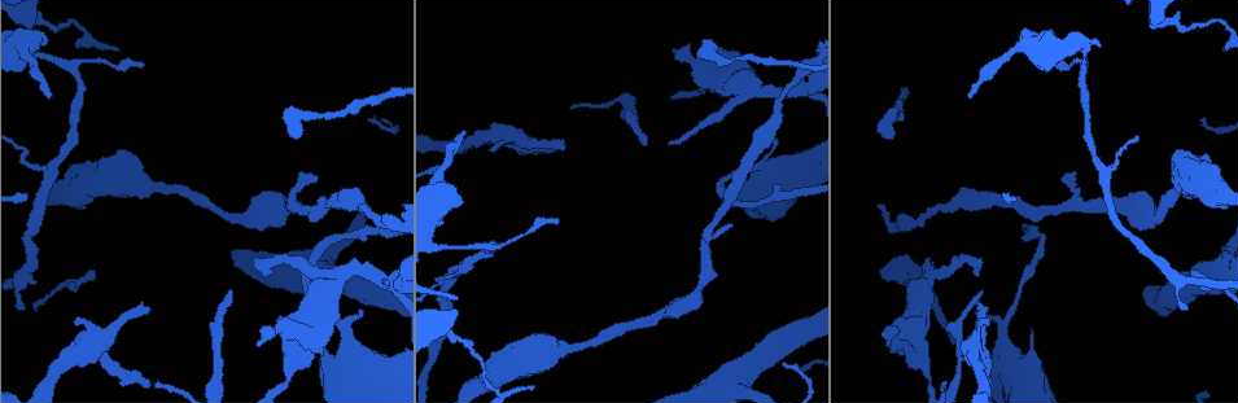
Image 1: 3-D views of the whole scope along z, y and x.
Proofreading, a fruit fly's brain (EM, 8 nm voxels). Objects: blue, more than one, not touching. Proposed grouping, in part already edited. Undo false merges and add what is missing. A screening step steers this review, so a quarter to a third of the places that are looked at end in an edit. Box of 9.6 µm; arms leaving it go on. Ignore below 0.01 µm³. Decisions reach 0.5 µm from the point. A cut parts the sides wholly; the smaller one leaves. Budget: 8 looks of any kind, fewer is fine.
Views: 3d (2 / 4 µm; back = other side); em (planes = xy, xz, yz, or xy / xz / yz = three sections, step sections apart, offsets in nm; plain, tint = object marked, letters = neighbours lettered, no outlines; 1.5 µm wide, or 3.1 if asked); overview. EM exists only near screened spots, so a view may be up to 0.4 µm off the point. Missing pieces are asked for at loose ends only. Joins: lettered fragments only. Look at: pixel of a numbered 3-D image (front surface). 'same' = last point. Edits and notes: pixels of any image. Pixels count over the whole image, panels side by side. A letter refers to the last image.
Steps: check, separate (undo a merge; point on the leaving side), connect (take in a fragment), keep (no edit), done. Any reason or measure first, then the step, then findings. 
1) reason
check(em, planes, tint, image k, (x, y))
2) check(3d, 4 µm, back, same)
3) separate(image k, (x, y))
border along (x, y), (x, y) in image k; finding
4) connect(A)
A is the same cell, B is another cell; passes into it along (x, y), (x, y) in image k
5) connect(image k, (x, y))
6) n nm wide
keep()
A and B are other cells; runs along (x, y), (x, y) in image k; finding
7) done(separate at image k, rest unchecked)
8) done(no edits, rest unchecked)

thick turns thin
check(em, planes, letters, image 1, (370, 217))

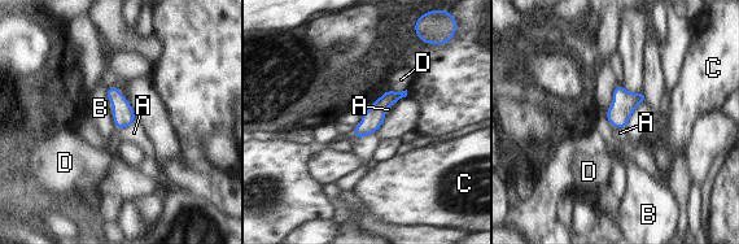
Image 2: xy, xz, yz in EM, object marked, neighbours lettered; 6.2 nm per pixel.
130 nm wide
keep()
A, B, C and D are other cells; border along (106, 87), (117, 126) in image 2; one neuron here

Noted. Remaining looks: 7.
free end
check(em, planes, plain, image 1, (147, 311))

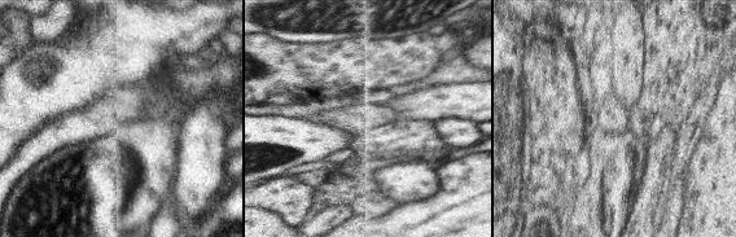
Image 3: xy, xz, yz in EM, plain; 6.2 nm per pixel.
what lies round it
check(em, planes, letters, same)

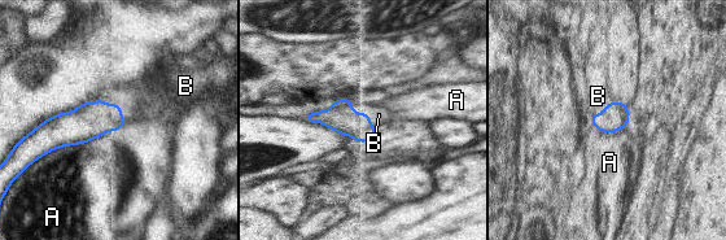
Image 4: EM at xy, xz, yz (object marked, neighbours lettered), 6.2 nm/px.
170 nm wide
connect(B)
B is the same cell, A is another cell; it goes on there

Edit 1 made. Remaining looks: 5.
redraw
check(overview)

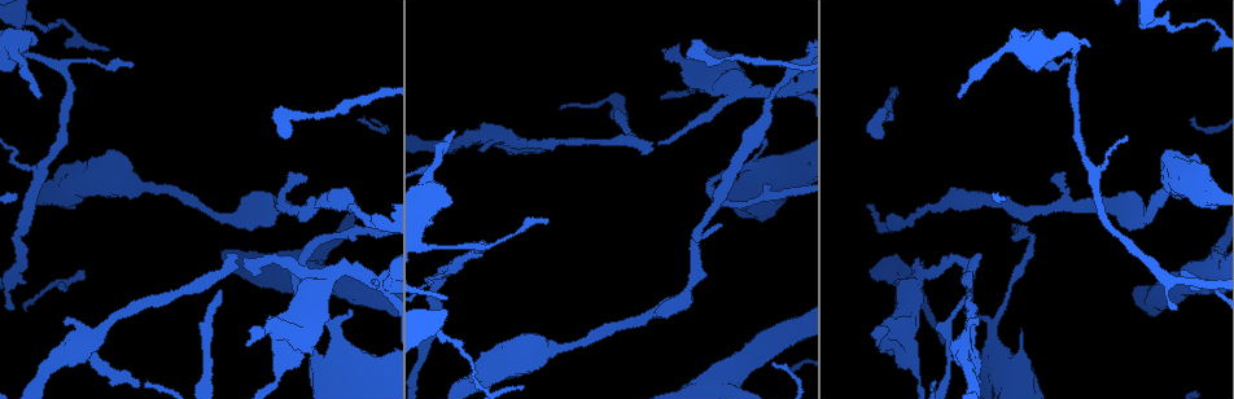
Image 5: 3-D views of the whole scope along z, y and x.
branch stops here
check(em, planes, tint, image 5, (81, 271))

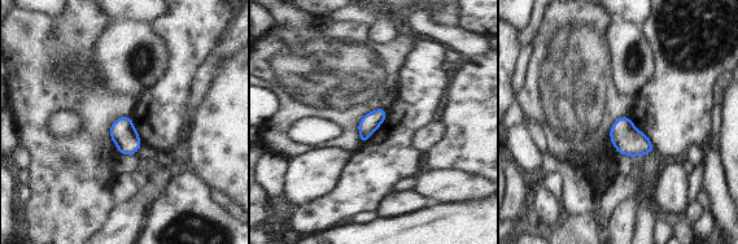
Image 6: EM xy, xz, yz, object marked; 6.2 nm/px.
check(em, planes, letters, same)

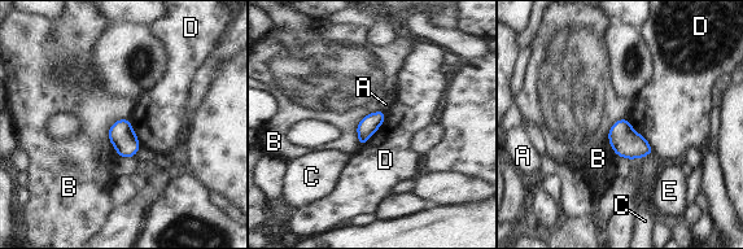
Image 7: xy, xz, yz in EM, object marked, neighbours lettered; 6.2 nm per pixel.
keep()
A, B, C, D and E are other cells; border along (385, 113), (383, 123), (359, 145) in image 7; none of them fits

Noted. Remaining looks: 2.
done(connect at image 4, rest unchecked)

